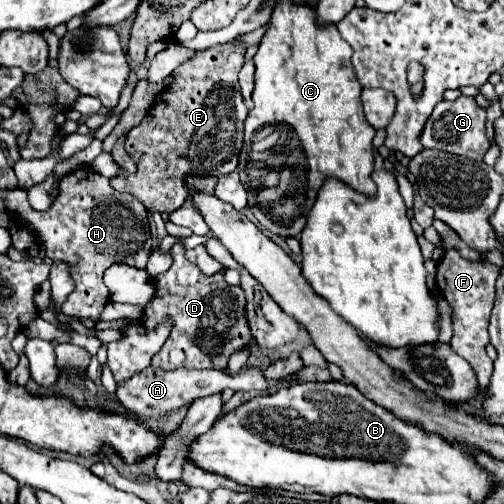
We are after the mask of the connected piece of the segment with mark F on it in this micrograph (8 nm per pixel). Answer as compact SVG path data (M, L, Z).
M449 248L437 264L437 288L443 298L453 308L453 338L451 348L465 358L477 378L479 390L485 390L493 372L493 360L485 354L485 346L489 344L489 316L495 306L495 282L499 278L499 268L487 260L471 262L465 260L455 248Z

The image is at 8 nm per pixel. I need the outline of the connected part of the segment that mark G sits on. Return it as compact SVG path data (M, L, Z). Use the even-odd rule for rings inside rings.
M459 96L453 102L439 102L433 110L433 114L429 116L427 124L423 126L423 132L419 136L419 142L425 148L433 148L433 150L443 150L449 154L459 154L471 160L483 160L485 152L491 146L491 140L487 138L487 112L485 108L481 108L477 104L477 100L473 96Z

